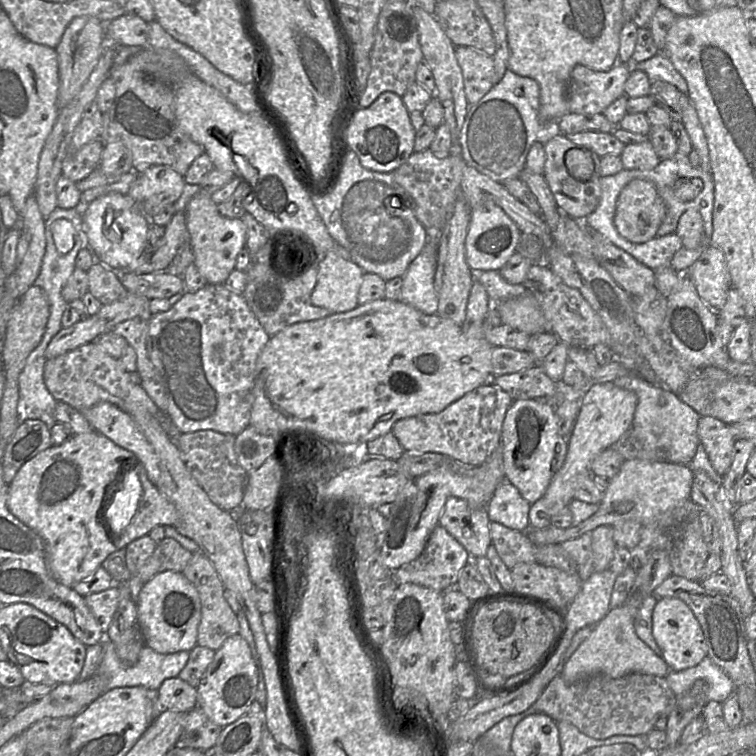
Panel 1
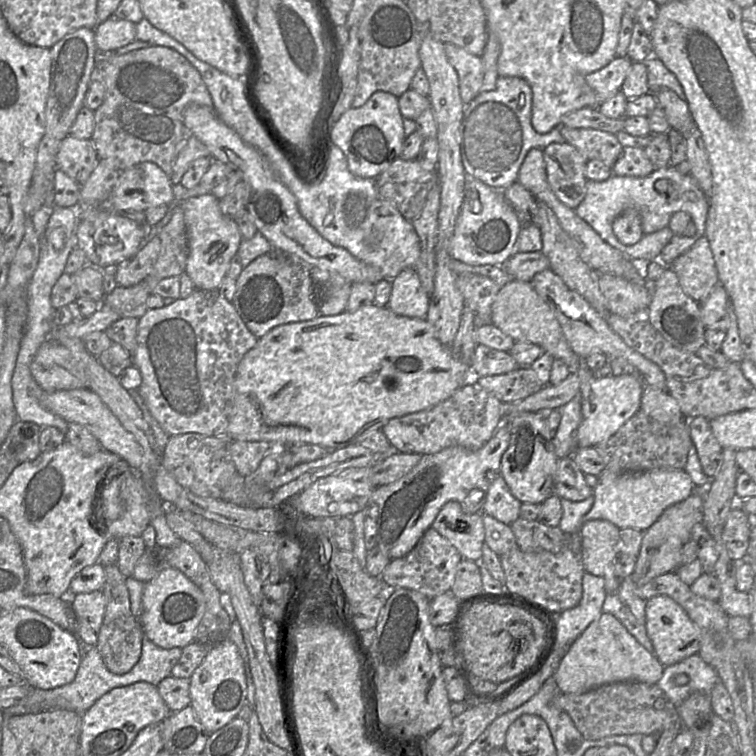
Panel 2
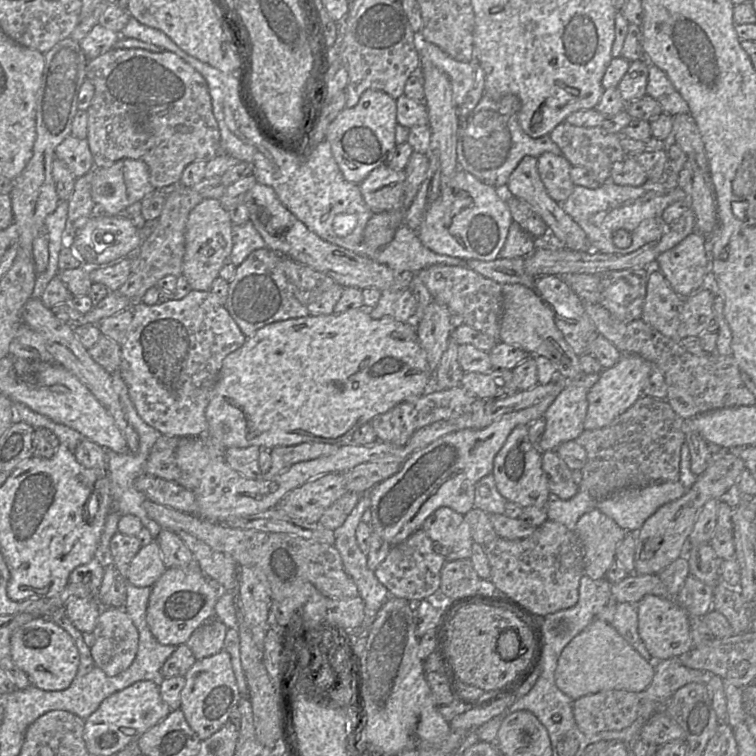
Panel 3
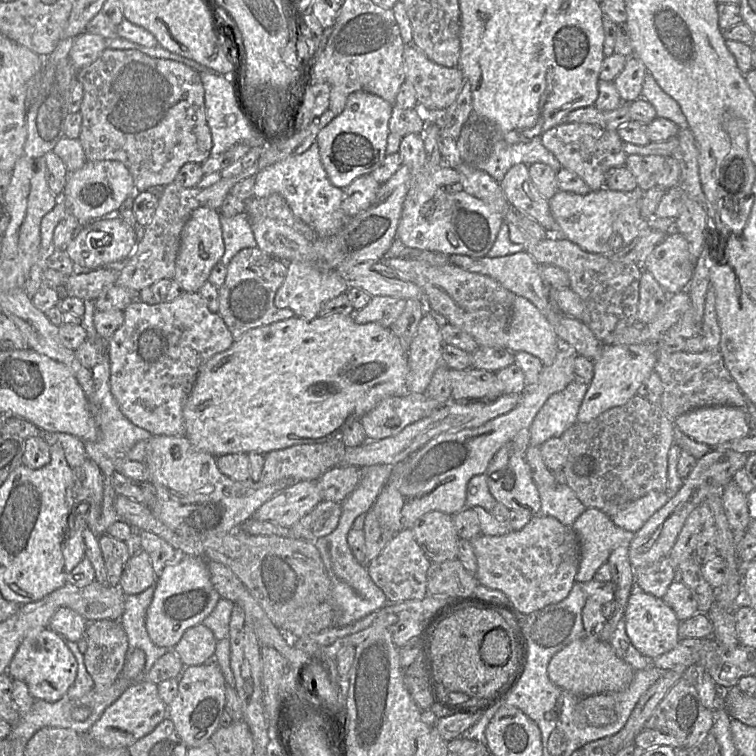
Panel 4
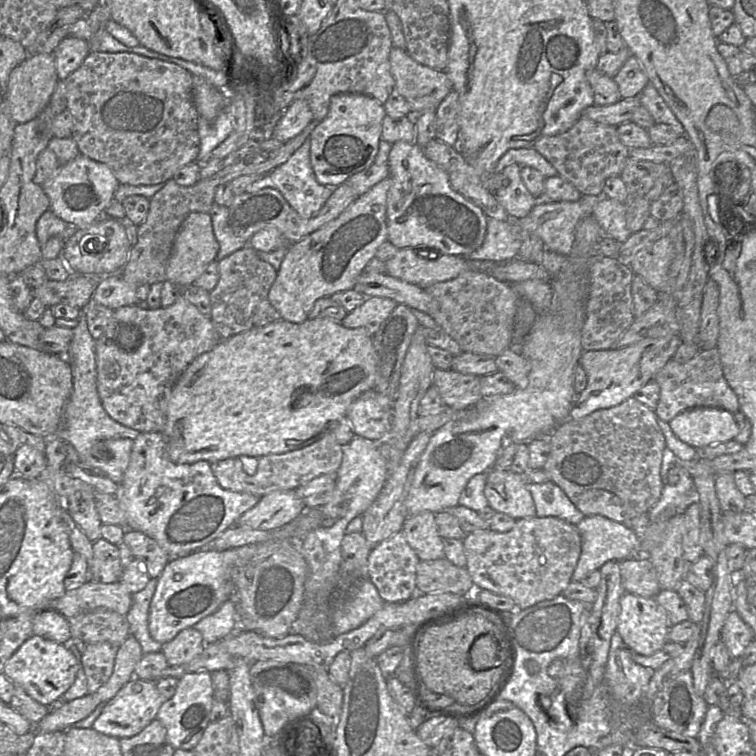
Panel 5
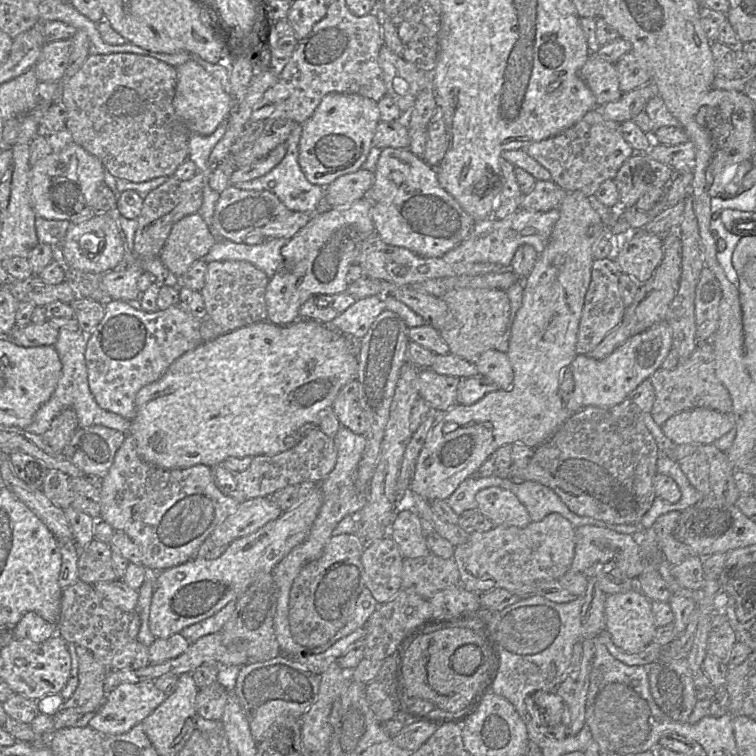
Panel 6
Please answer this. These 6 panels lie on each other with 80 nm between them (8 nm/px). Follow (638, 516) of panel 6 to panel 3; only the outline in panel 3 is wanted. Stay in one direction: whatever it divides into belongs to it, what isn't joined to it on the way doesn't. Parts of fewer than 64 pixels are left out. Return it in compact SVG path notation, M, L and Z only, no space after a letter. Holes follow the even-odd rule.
M642 395L609 425L584 430L574 441L585 449L587 455L587 461L581 470L579 490L584 490L594 500L600 501L624 488L646 487L678 480L681 448L686 443L684 419L674 412L665 399Z

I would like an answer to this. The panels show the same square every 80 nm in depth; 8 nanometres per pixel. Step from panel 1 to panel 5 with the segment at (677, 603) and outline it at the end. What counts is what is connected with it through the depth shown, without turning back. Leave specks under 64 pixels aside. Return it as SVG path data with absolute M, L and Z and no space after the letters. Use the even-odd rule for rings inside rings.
M625 593L620 600L616 631L633 652L652 655L668 642L669 623L655 598Z

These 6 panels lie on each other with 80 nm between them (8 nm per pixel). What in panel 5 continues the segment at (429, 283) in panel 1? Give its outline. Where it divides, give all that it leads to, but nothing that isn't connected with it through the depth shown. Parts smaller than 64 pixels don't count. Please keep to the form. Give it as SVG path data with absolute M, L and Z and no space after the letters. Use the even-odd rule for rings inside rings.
M366 297L360 306L348 312L340 322L346 328L363 328L372 335L396 306L396 302L387 298Z

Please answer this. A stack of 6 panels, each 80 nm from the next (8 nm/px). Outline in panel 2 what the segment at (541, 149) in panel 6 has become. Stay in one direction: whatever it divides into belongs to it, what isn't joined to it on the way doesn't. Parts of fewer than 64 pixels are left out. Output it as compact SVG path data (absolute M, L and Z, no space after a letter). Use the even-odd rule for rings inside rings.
M559 125L565 142L574 146L587 160L600 160L608 167L620 157L624 146L615 134L592 128L570 128Z

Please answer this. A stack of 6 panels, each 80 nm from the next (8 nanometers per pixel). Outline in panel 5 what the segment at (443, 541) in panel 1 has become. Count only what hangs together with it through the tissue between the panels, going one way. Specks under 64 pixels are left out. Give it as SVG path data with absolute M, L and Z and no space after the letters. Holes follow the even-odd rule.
M400 530L390 538L371 547L367 561L368 579L377 588L384 603L408 600L417 594L416 569L420 559Z

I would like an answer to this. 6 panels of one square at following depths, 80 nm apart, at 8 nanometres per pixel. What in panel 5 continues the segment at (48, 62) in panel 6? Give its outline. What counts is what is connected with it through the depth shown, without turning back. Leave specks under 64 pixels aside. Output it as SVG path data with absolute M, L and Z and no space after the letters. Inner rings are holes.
M68 36L52 53L55 58L58 79L64 81L81 66L91 53L91 46L85 39Z

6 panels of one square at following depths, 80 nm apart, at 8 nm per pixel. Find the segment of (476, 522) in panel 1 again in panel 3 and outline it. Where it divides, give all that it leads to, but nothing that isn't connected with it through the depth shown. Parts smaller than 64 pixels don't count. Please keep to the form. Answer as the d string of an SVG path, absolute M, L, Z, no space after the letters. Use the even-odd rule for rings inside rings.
M440 507L425 519L421 529L432 540L434 550L446 561L470 558L474 541L464 515Z

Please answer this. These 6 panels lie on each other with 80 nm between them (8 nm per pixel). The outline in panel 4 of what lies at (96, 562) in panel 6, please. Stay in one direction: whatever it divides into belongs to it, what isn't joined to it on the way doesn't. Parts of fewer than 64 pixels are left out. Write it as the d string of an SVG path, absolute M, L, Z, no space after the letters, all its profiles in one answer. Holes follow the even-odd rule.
M108 534L100 535L98 542L107 569L109 585L119 586L124 567L131 558L128 546L125 541Z

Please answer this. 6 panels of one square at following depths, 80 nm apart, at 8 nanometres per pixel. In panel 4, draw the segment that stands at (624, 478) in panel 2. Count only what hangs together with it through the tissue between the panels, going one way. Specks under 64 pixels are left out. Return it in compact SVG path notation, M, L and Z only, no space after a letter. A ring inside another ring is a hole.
M653 491L631 502L610 517L617 526L636 533L670 499L671 496L667 492Z

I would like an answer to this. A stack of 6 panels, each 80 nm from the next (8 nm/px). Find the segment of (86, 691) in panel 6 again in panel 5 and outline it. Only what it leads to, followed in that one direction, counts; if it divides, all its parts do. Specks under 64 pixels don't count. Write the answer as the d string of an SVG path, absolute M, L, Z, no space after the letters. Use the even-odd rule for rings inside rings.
M109 642L87 644L81 663L87 678L88 693L105 685L114 670L118 647Z

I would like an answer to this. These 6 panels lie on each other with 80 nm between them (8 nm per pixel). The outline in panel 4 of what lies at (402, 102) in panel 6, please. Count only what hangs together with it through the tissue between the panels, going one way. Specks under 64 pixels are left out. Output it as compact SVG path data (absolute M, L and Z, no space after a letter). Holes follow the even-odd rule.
M413 42L405 45L403 58L405 81L414 87L418 105L423 106L423 110L446 109L467 82L459 68L431 61Z

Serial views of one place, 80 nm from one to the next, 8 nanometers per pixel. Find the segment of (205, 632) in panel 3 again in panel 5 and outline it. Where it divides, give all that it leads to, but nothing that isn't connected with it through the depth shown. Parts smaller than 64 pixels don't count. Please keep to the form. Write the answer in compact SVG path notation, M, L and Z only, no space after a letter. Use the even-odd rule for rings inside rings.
M191 627L179 632L170 642L162 644L160 652L164 654L169 666L180 666L199 656L205 646L202 634Z

